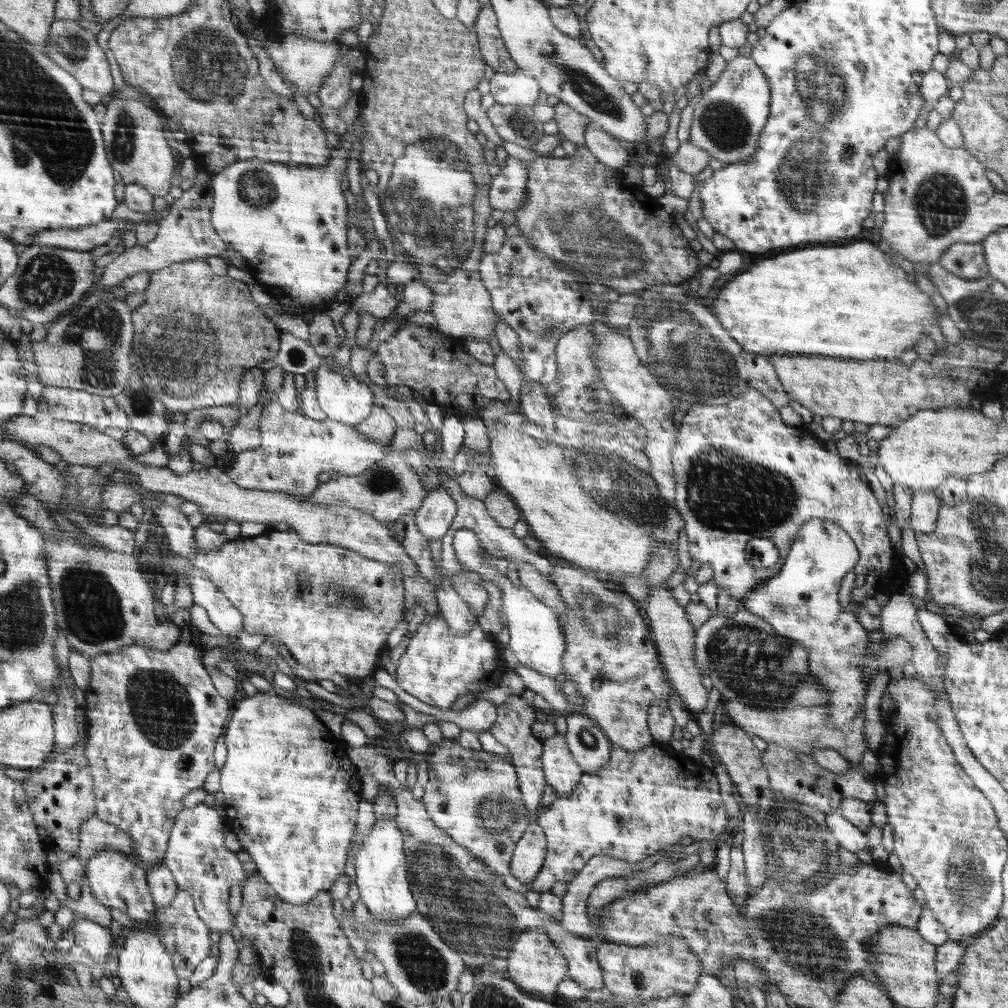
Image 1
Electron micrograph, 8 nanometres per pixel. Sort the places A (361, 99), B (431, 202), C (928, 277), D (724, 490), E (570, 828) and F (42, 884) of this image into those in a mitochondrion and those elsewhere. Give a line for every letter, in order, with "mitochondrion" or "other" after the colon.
A: other
B: mitochondrion
C: other
D: mitochondrion
E: other
F: other

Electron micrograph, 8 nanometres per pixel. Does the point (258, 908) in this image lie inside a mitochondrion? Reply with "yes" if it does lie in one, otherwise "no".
no

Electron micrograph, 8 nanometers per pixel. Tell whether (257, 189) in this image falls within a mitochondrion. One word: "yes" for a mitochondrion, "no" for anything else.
yes

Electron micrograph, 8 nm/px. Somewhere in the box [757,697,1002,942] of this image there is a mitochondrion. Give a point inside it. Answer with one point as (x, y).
(967, 882)

